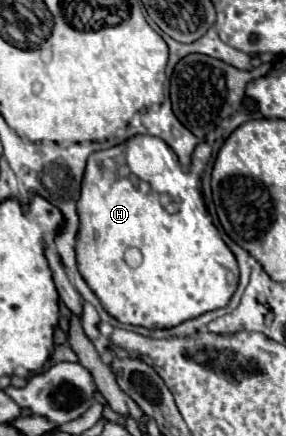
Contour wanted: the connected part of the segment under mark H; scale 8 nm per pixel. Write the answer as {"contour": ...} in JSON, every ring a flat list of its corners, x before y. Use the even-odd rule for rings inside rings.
{"contour":[[135,135,131,139,127,139,121,145,115,145,107,151,97,151,93,155,89,155,87,159,87,167,85,167,85,175,83,175,83,183,81,183,81,197,77,201,77,215,81,219,81,231,77,231,77,267,85,279,85,283,89,283,91,291,97,295,97,299,101,299,101,305,105,307,105,311,115,317,121,323,127,325,141,325,147,329,169,329,175,327,187,319,199,317,207,311,225,307,231,299,231,295,237,289,237,281,239,281,239,269,237,269,237,261,235,255,231,253,231,249,223,243,223,239,219,237,219,231,215,229,211,215,203,203,201,197,201,181,199,175,193,177,191,173,185,173,179,165,179,159,175,155,175,151,159,137,151,137,151,135],[127,247,137,247,143,253,143,263,137,269,131,269,125,261,123,261,123,253]]}

